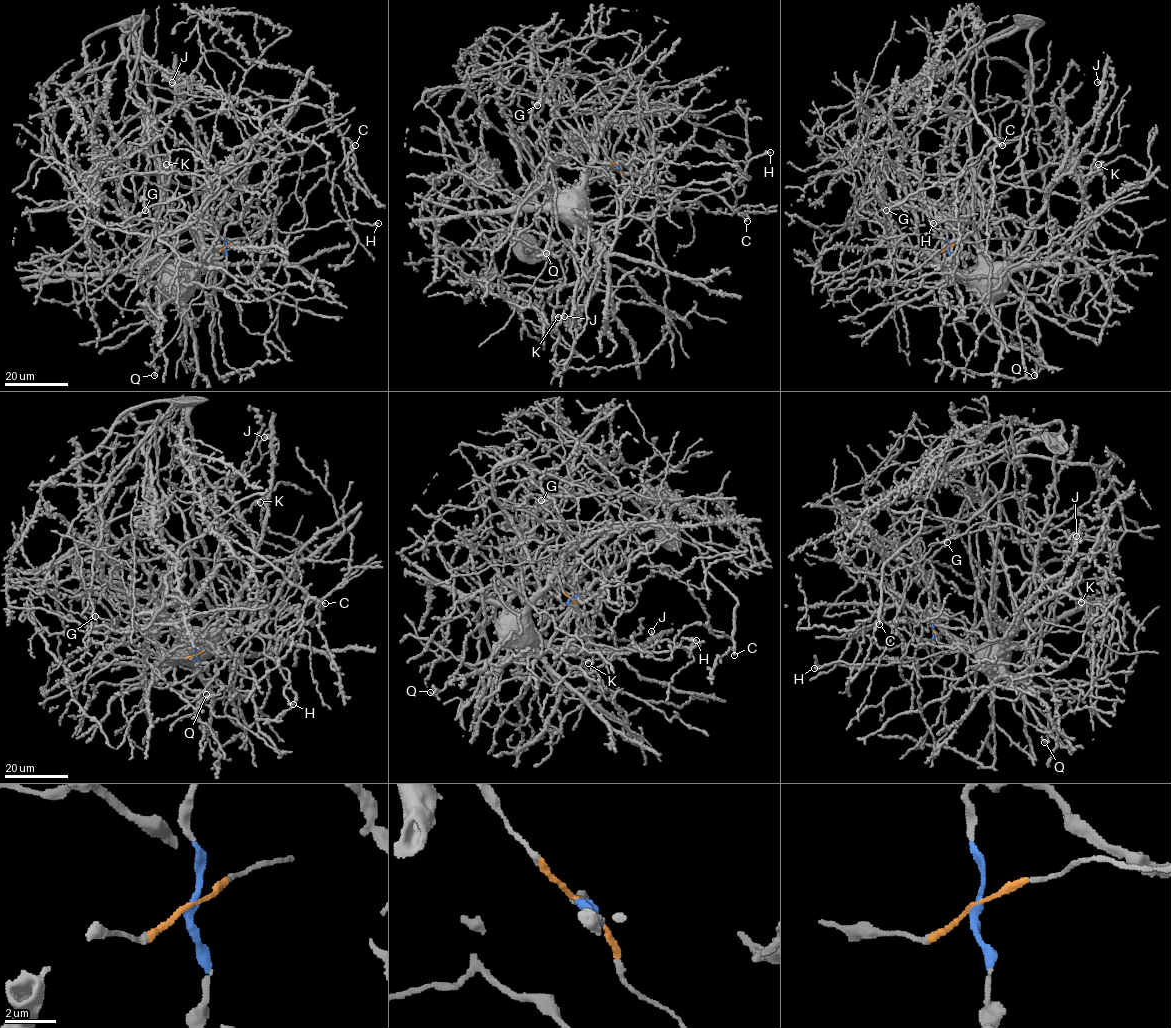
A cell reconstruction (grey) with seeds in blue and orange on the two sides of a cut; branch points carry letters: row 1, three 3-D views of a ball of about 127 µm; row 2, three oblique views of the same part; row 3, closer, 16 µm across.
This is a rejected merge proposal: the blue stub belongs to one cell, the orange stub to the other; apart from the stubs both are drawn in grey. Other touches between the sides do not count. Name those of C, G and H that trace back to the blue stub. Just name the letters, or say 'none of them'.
C, G

